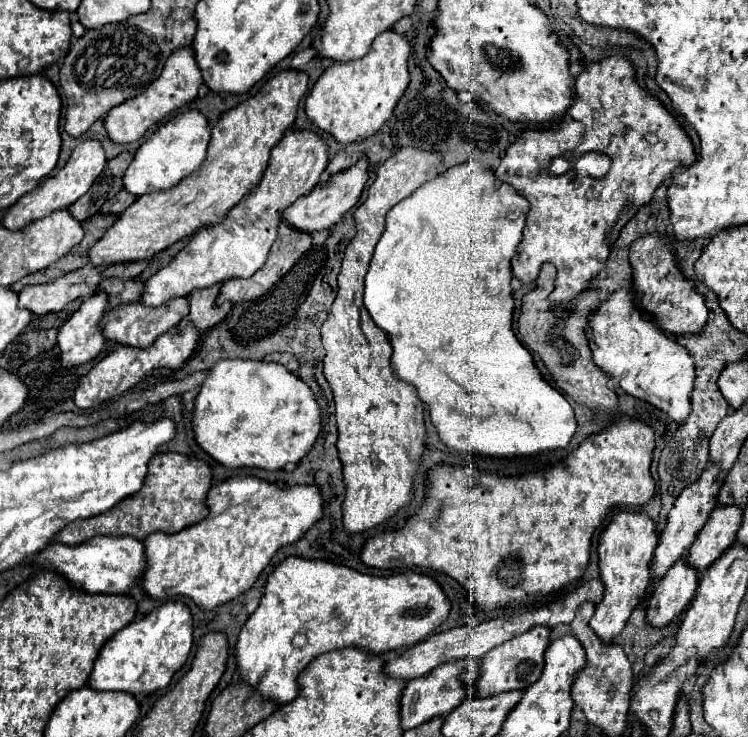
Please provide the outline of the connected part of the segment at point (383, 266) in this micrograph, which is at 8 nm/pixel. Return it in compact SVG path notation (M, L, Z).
M467 160L459 166L453 166L445 170L443 174L435 176L433 180L425 182L421 188L417 188L411 196L395 204L387 212L387 224L381 240L375 246L375 254L369 264L369 272L365 276L365 308L369 310L375 324L389 334L393 356L391 364L395 368L395 374L405 380L407 384L417 388L419 400L427 404L431 422L439 432L439 438L443 444L455 450L475 450L487 456L517 456L517 454L535 454L543 450L555 450L565 448L569 440L575 434L577 422L573 416L571 404L565 400L561 392L557 392L551 384L547 384L537 370L531 352L517 340L511 320L513 320L513 296L511 296L511 258L517 252L517 244L521 242L523 228L525 228L525 214L529 212L529 202L523 198L521 192L517 192L513 186L507 186L505 182L497 180L493 170L477 160Z

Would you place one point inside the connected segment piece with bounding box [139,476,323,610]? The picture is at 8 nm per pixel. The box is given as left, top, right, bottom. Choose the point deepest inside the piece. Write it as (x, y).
(213, 561)

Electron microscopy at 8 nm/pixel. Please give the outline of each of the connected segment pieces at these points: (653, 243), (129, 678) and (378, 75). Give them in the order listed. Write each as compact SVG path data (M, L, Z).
M649 232L631 244L629 262L633 266L633 280L639 304L649 314L655 314L655 320L661 330L669 334L699 334L707 320L705 298L693 288L693 284L677 268L673 256L673 242L661 232Z
M165 602L143 620L131 622L119 630L101 648L93 672L89 676L89 688L101 692L127 692L127 694L151 694L169 686L173 674L187 662L193 646L193 620L183 602Z
M387 30L373 40L371 50L363 58L351 62L333 62L315 82L305 100L307 118L341 144L371 138L389 120L397 100L407 90L409 52L411 46L407 36Z

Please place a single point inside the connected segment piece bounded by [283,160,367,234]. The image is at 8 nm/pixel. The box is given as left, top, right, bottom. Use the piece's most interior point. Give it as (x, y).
(325, 205)

